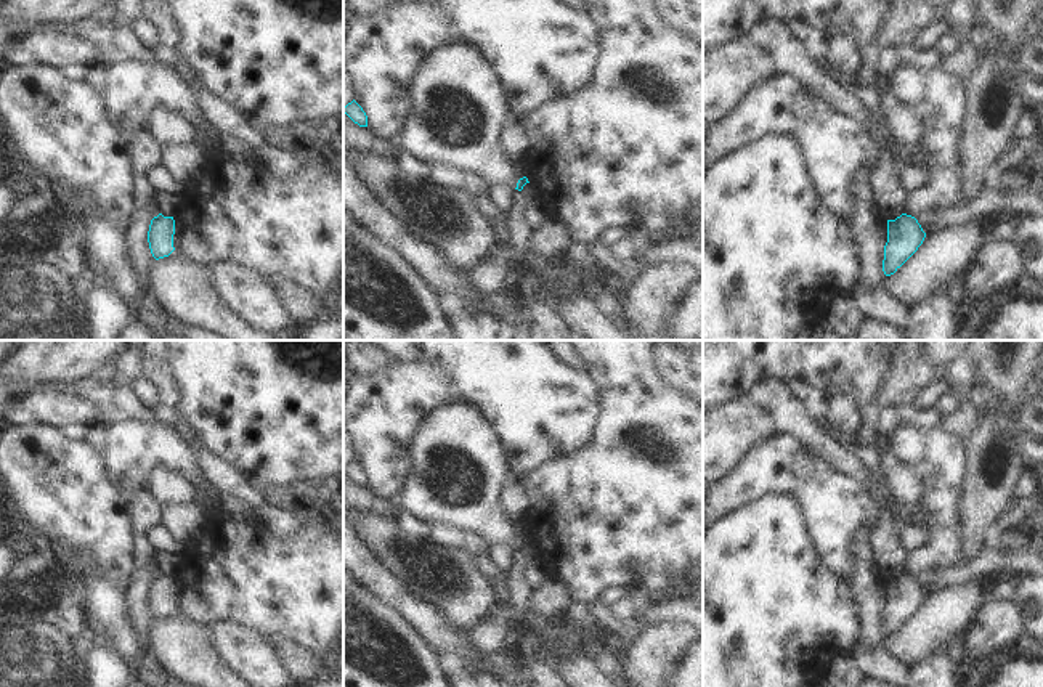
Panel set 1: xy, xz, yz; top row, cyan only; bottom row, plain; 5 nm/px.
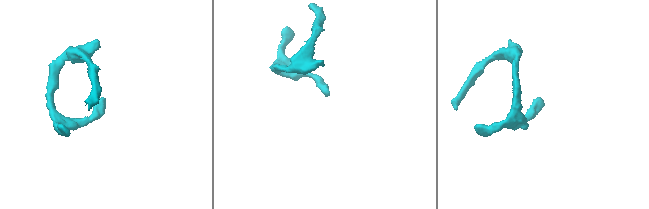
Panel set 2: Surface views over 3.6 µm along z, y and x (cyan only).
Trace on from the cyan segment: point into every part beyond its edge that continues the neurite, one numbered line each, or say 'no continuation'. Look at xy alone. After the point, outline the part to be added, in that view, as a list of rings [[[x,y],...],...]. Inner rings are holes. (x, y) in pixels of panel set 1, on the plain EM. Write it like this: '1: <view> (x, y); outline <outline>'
no continuation

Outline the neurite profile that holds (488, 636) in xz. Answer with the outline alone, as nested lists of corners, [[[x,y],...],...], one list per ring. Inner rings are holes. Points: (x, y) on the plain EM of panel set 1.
[[[507,602],[496,604],[489,615],[485,615],[467,631],[469,642],[475,652],[462,660],[462,669],[473,674],[481,673],[485,668],[483,657],[507,648],[505,632],[515,624],[517,620],[510,605]]]

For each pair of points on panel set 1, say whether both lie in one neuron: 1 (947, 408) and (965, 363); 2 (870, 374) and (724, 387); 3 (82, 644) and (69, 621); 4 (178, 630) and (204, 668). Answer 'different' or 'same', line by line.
1: different
2: same
3: same
4: same

